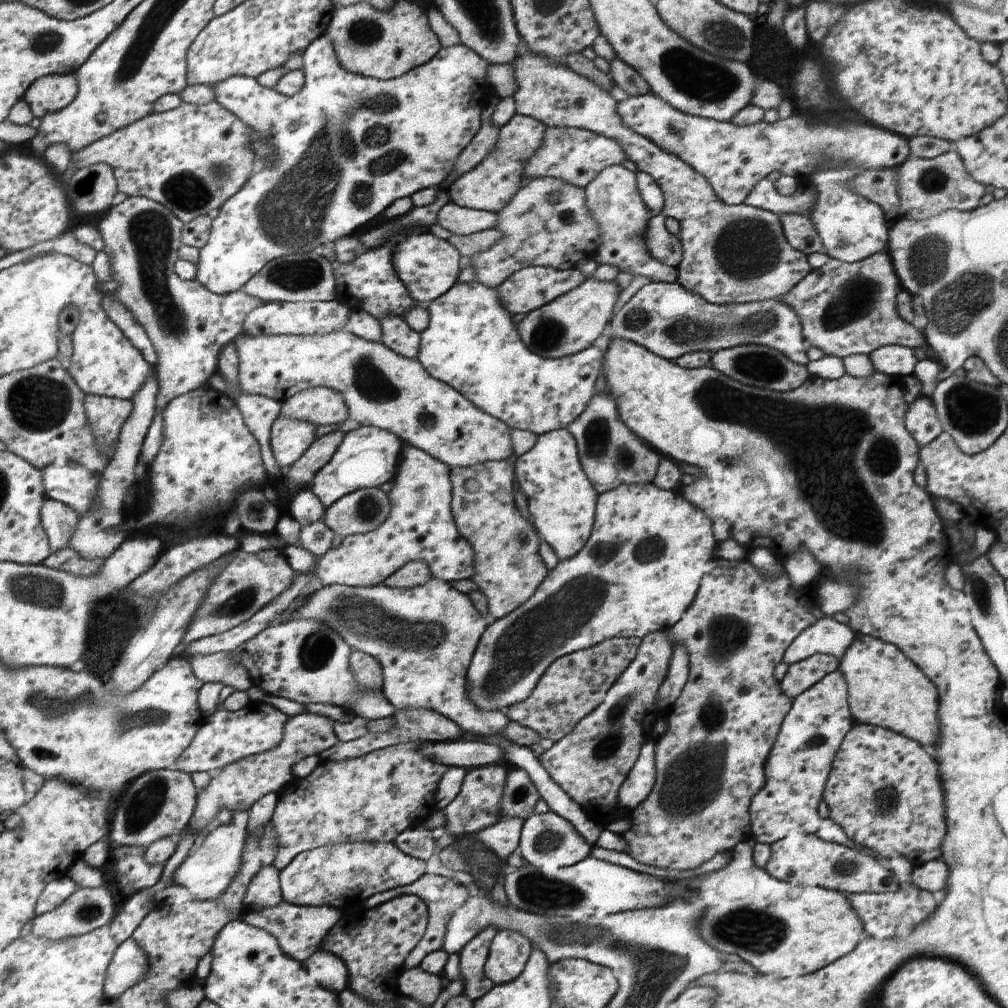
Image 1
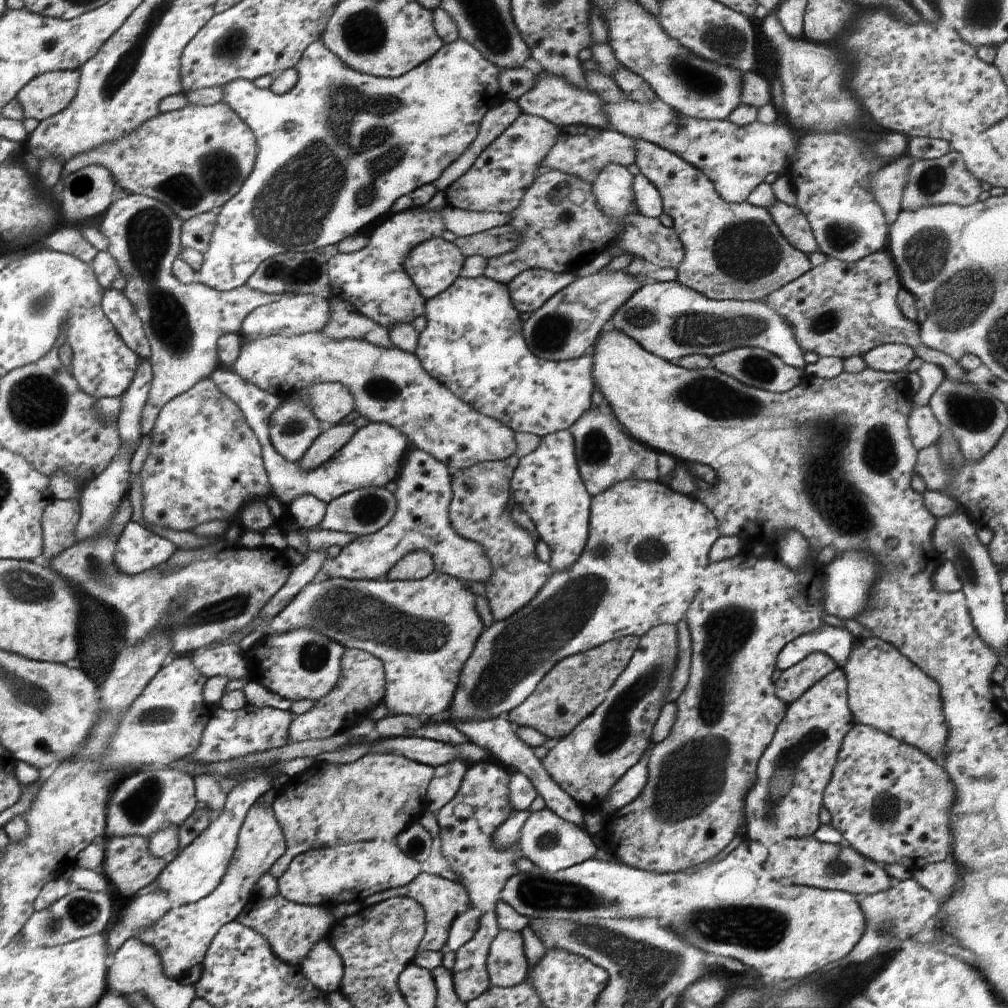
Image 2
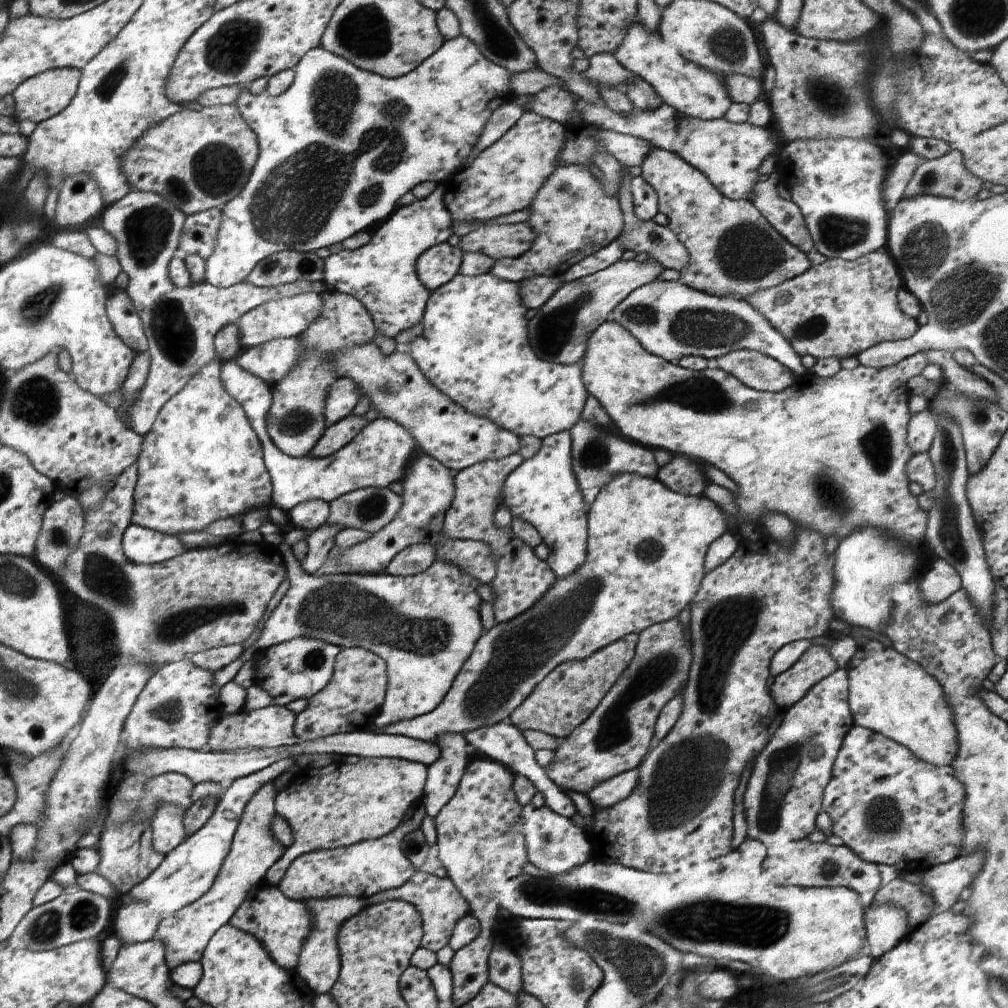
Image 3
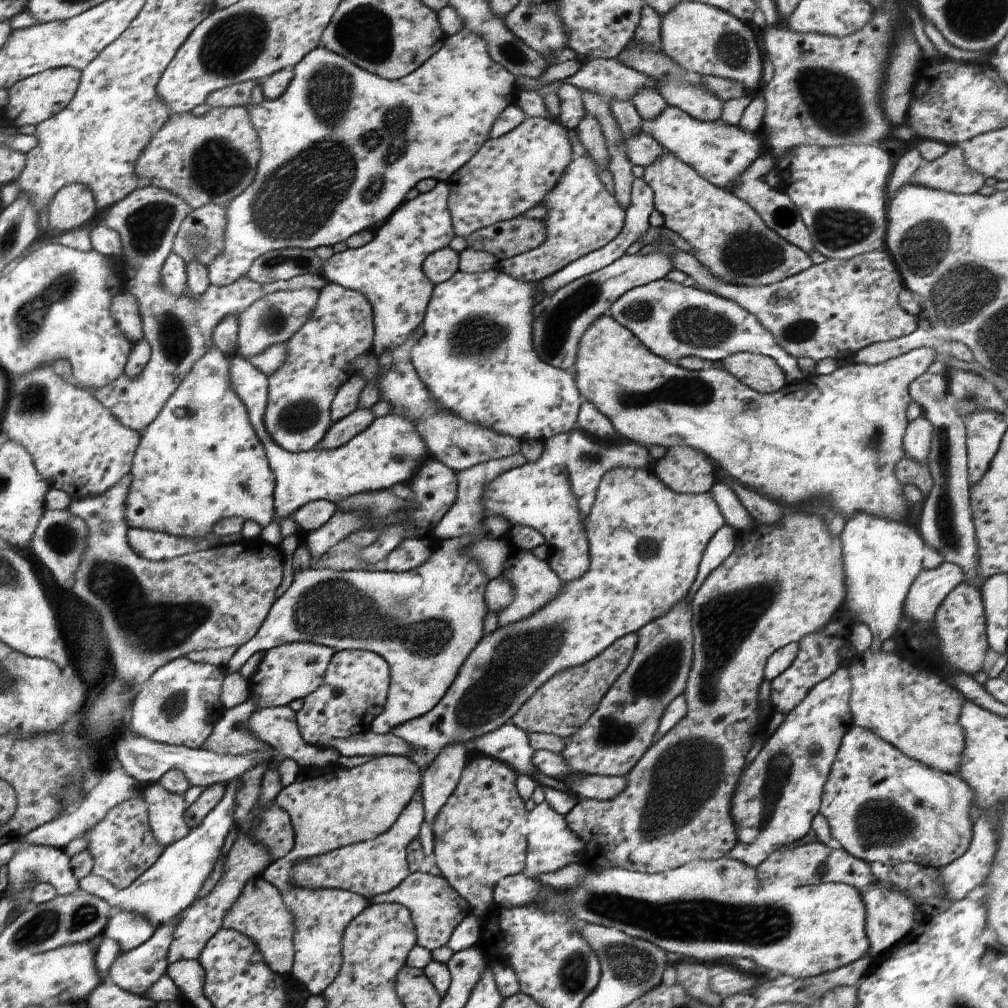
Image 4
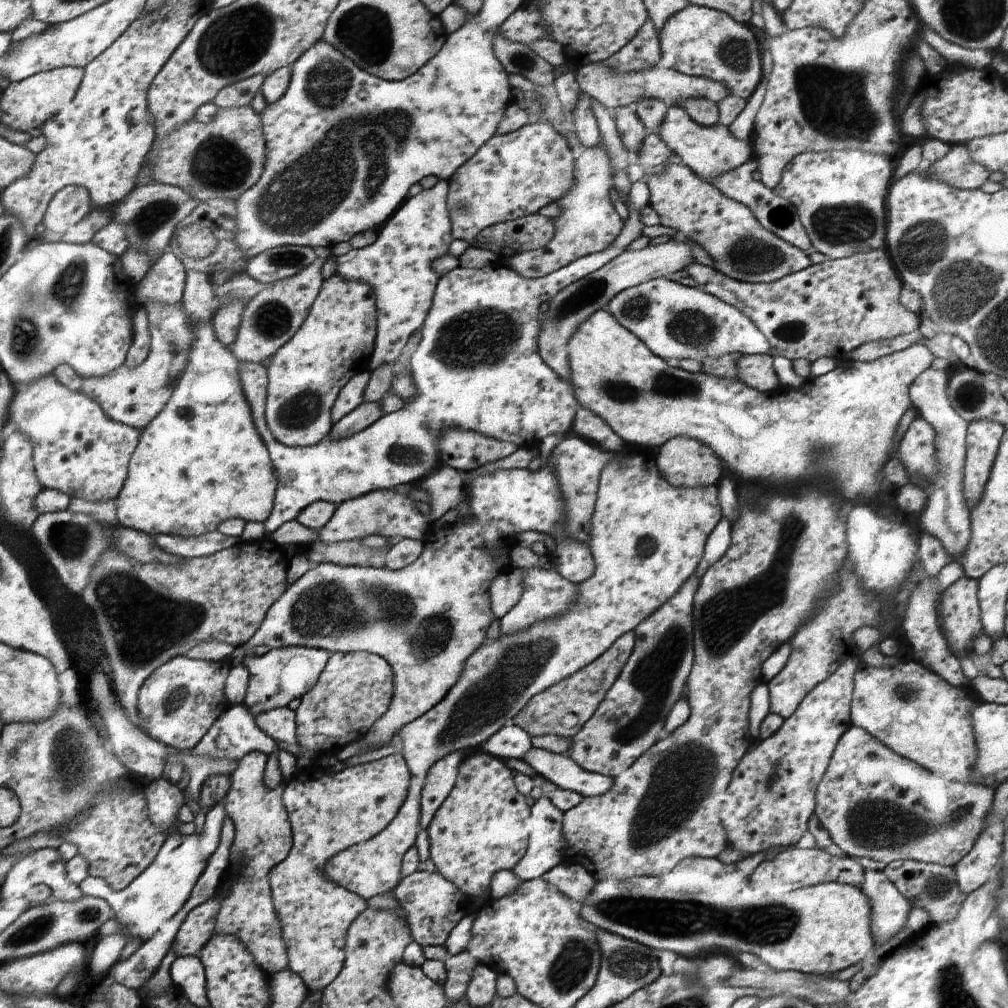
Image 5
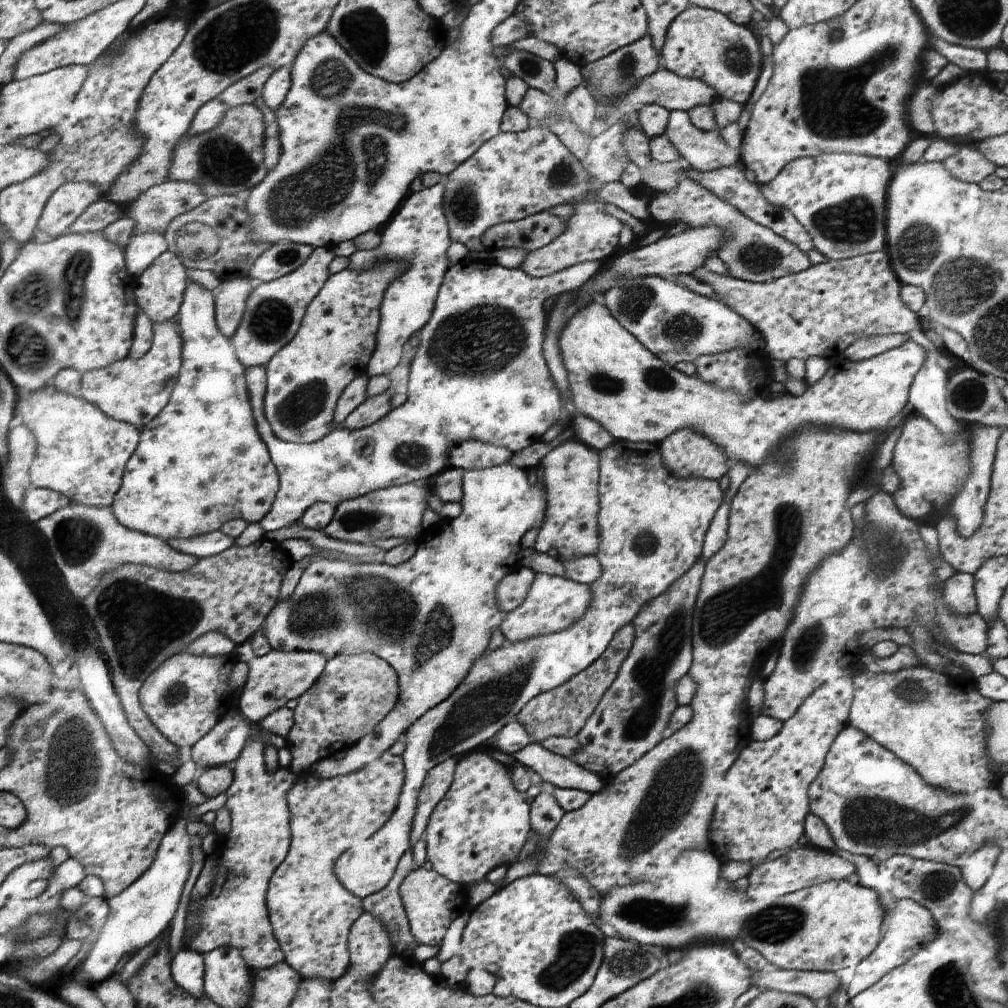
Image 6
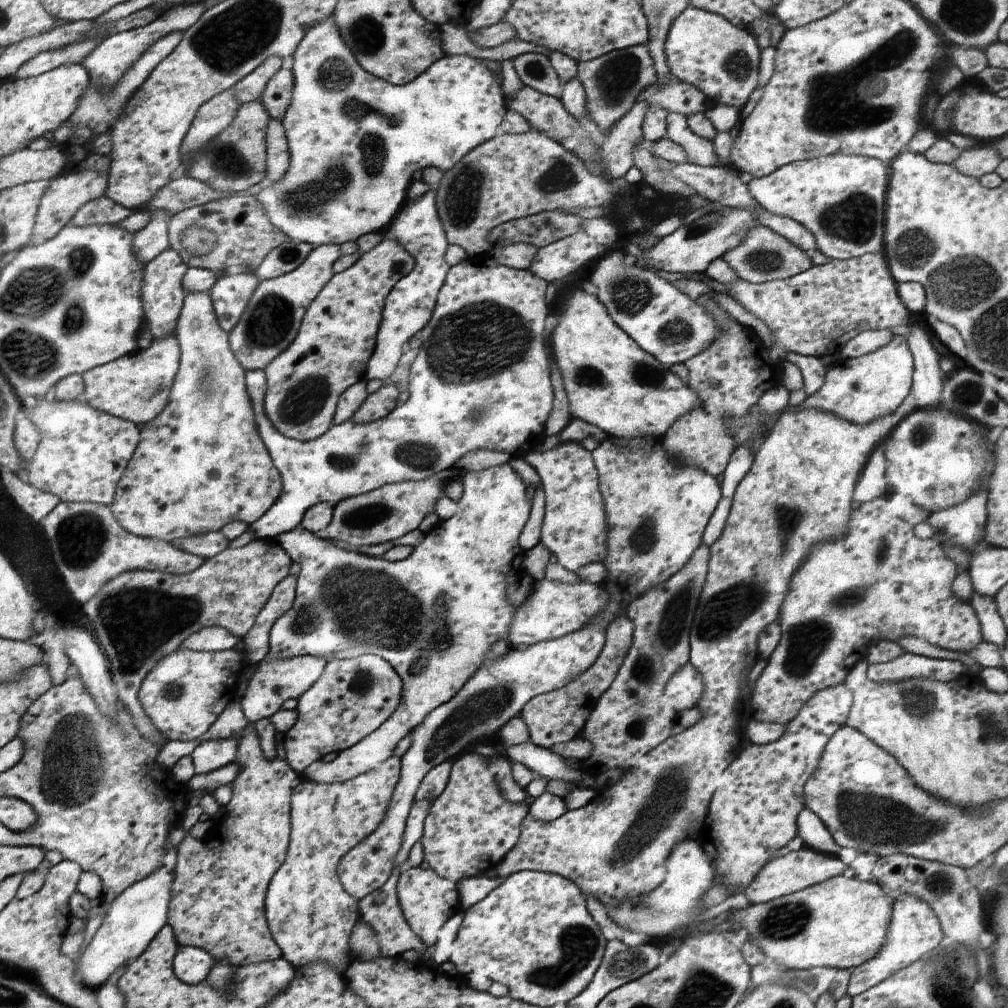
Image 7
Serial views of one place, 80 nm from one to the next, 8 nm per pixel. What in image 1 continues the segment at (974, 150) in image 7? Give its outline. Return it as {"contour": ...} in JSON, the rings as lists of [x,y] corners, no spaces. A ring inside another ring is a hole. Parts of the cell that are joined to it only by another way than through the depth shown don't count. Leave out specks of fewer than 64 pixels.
{"contour":[[[945,152],[933,159],[908,157],[899,167],[897,193],[899,196],[899,216],[911,219],[936,216],[948,209],[971,211],[978,208],[985,186],[976,182],[966,172],[963,160],[955,152]]]}

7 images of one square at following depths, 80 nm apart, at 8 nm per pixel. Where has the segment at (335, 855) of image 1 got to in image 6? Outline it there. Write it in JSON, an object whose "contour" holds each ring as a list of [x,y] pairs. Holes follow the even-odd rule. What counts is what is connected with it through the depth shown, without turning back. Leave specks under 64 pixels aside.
{"contour":[[[615,439],[615,441],[609,447],[599,451],[600,466],[597,491],[599,494],[598,524],[600,540],[596,556],[603,568],[603,572],[601,577],[592,585],[590,585],[591,591],[593,592],[593,600],[591,601],[589,608],[580,620],[577,620],[570,628],[567,628],[562,632],[552,633],[541,637],[532,637],[517,643],[506,643],[504,646],[495,651],[487,650],[486,653],[473,662],[469,673],[466,675],[466,678],[456,687],[456,690],[452,692],[452,694],[448,696],[444,702],[441,702],[440,704],[433,706],[431,709],[428,709],[428,712],[416,720],[416,722],[412,724],[412,726],[405,732],[406,749],[402,754],[403,763],[405,766],[405,777],[403,787],[400,789],[400,794],[398,795],[398,802],[396,803],[394,812],[390,815],[388,822],[384,823],[384,826],[380,828],[380,830],[377,830],[370,838],[367,838],[360,843],[354,844],[348,850],[345,850],[335,860],[334,872],[336,878],[344,885],[344,888],[346,888],[348,892],[351,892],[359,899],[363,899],[365,896],[382,890],[390,882],[390,879],[395,873],[400,858],[402,858],[404,852],[411,848],[410,833],[412,828],[412,821],[416,812],[418,795],[420,789],[424,786],[424,779],[426,778],[428,771],[433,766],[444,762],[446,759],[452,757],[461,758],[470,751],[481,749],[485,742],[491,742],[491,740],[498,734],[499,730],[502,730],[502,728],[504,728],[504,726],[506,726],[509,722],[517,720],[517,714],[520,712],[520,710],[522,710],[522,708],[524,708],[524,705],[529,700],[532,700],[532,698],[538,696],[540,693],[559,687],[569,678],[572,678],[575,674],[578,674],[580,671],[588,668],[588,666],[590,666],[597,658],[602,656],[602,653],[608,648],[611,638],[615,635],[615,632],[618,631],[620,627],[623,627],[626,623],[631,623],[634,620],[636,614],[638,614],[638,611],[640,611],[640,607],[643,607],[643,604],[646,604],[651,598],[658,596],[661,592],[667,591],[667,588],[671,587],[671,584],[674,583],[676,579],[679,579],[698,559],[700,559],[705,534],[707,533],[711,520],[714,518],[715,512],[718,510],[718,507],[723,501],[723,490],[720,488],[720,485],[716,479],[697,479],[692,477],[689,479],[681,479],[672,475],[671,472],[664,466],[659,446],[660,444],[658,443],[636,444],[635,442]]]}

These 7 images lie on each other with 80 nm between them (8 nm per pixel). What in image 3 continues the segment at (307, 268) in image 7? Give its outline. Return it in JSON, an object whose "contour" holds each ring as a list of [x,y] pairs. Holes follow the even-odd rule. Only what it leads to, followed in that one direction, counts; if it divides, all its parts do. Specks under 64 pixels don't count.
{"contour":[[[315,292],[300,293],[291,297],[278,297],[248,311],[237,320],[242,349],[259,347],[262,343],[270,343],[272,339],[297,337],[320,314],[322,297]]]}

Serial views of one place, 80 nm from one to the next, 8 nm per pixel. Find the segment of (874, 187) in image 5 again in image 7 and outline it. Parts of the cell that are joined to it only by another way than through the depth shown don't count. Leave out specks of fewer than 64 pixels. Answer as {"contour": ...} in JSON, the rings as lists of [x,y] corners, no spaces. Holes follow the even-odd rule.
{"contour":[[[836,153],[794,161],[770,175],[753,178],[747,187],[764,210],[790,217],[814,235],[817,248],[807,254],[814,265],[823,265],[831,259],[845,261],[866,253],[883,252],[889,174],[887,162],[880,159]]]}

